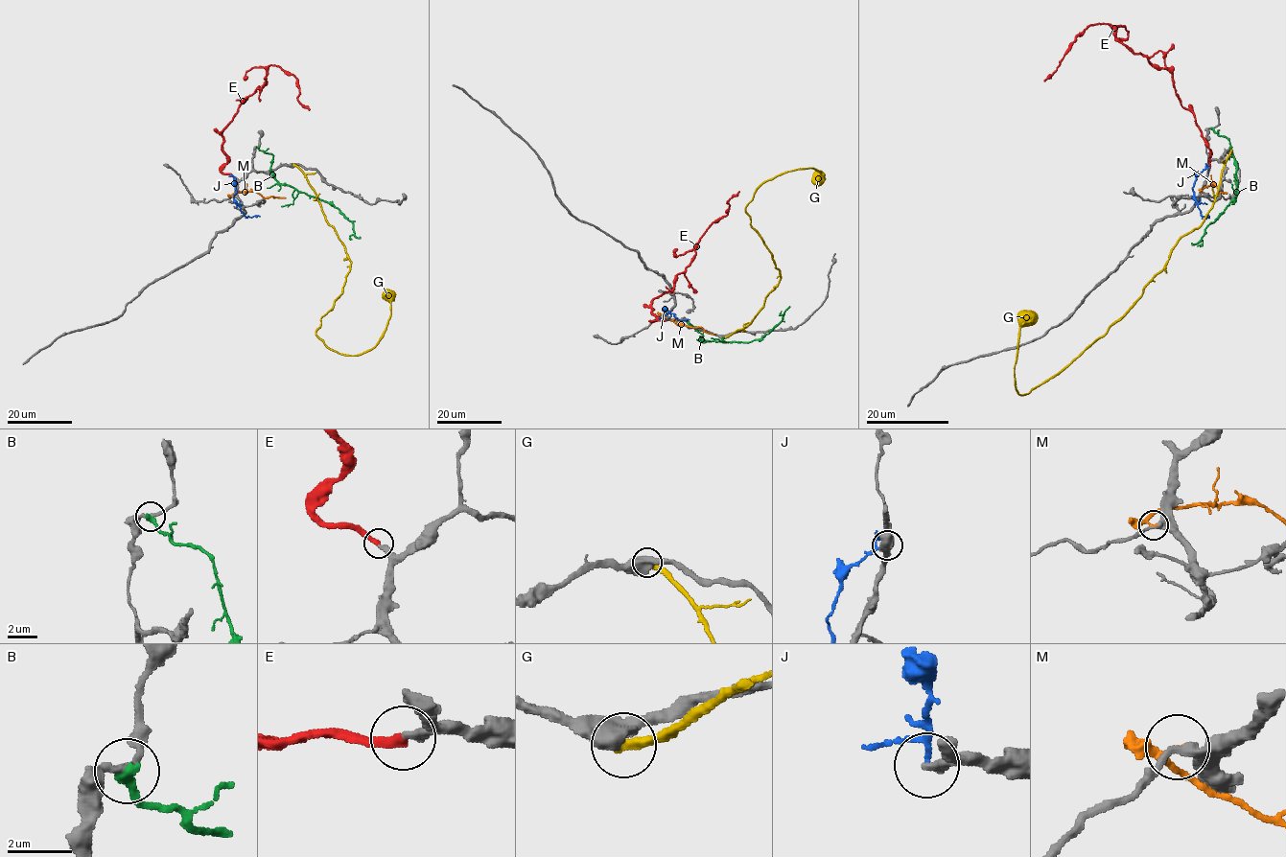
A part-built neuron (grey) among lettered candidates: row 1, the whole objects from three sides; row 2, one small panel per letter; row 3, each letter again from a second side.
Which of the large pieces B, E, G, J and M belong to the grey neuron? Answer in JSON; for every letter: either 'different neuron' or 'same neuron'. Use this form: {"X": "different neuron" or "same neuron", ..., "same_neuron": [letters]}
{"B": "different neuron", "E": "same neuron", "G": "different neuron", "J": "different neuron", "M": "different neuron", "same_neuron": ["E"]}

